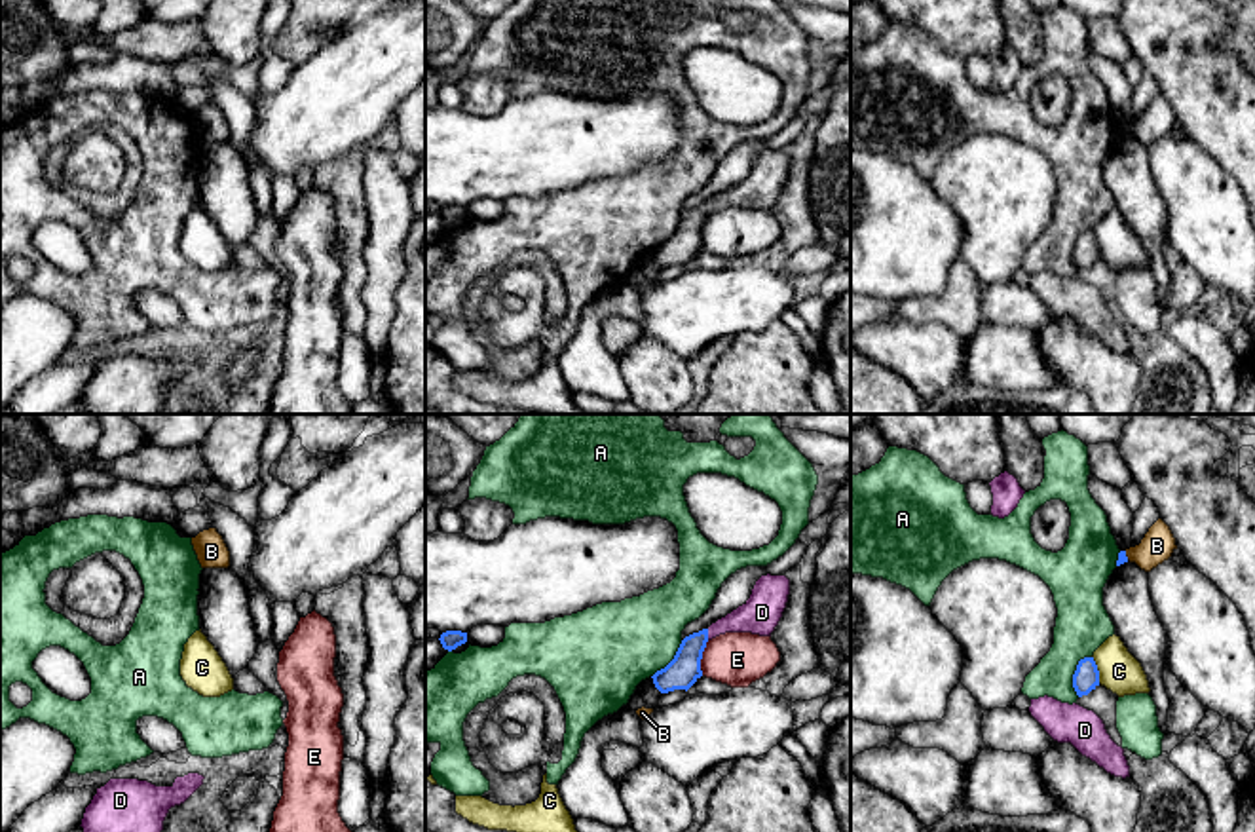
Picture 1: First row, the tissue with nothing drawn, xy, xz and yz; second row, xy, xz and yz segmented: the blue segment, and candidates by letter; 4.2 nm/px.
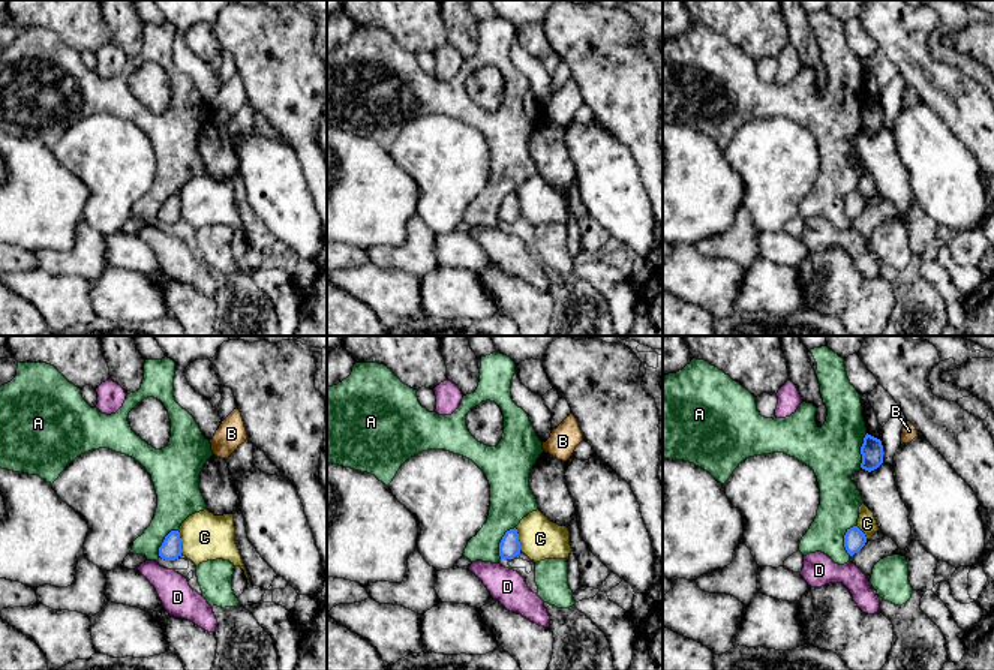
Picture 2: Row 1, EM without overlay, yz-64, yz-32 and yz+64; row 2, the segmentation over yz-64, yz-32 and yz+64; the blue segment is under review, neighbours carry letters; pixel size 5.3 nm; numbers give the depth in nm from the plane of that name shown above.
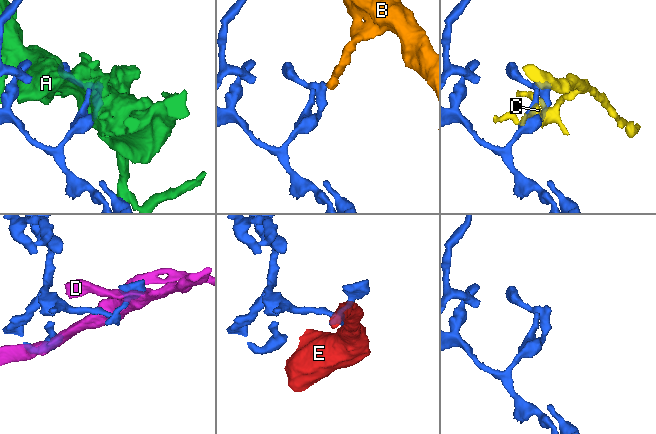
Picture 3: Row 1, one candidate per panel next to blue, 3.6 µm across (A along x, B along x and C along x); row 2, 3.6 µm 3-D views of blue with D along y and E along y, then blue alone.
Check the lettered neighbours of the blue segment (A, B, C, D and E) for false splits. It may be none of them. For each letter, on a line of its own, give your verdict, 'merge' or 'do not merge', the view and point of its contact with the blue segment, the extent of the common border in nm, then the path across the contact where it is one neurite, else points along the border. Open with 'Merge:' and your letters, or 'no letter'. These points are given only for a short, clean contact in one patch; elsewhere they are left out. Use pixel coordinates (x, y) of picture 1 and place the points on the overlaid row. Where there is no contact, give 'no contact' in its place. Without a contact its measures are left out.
Merge: no letter
A: do not merge | yz (1075, 673) | 190 nm
B: do not merge | yz (1124, 555) | 40 nm | along yz (1124, 551), (1128, 559)
C: do not merge | yz (1096, 669) | 120 nm
D: do not merge | xz (707, 635) | 50 nm
E: do not merge | xz (701, 658) | 160 nm

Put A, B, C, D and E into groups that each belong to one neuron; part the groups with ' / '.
A / B / C / D / E

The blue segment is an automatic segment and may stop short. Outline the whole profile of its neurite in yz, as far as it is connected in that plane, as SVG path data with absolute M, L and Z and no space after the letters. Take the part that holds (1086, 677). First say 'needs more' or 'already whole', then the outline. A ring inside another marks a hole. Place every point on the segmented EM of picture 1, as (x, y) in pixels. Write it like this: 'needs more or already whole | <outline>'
already whole | M1094 657L1080 659L1073 674L1073 688L1077 695L1078 697L1088 695L1097 686L1099 686L1099 671Z

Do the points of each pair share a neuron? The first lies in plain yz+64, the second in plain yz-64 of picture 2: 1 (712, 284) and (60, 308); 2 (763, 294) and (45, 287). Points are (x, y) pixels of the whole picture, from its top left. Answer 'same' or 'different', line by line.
1: same
2: different

